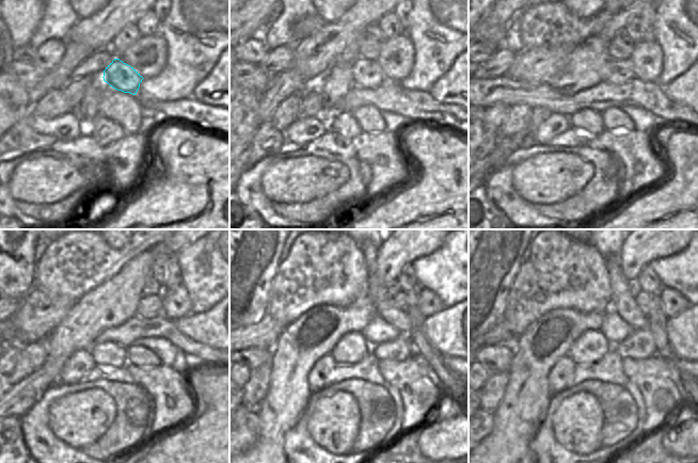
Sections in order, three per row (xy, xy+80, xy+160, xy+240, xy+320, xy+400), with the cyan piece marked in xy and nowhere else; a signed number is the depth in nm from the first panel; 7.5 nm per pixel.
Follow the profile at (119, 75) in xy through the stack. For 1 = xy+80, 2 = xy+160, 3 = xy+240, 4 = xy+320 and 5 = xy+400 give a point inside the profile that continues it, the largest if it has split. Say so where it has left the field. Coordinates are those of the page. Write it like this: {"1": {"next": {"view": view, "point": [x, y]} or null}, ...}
{"1": {"next": {"view": "xy+80", "point": [367, 74]}}, "2": {"next": {"view": "xy+160", "point": [614, 72]}}, "3": {"next": {"view": "xy+240", "point": [149, 306]}}, "4": {"next": {"view": "xy+320", "point": [400, 299]}}, "5": {"next": {"view": "xy+400", "point": [644, 300]}}}

